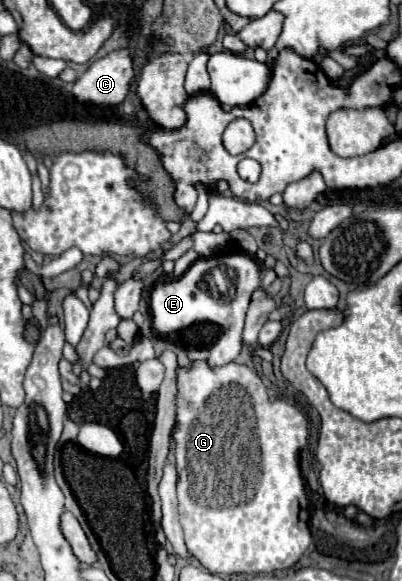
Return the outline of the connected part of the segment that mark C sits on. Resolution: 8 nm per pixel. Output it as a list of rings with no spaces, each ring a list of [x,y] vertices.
[[[117,50],[91,64],[75,82],[71,96],[95,106],[117,106],[129,92],[133,80],[131,52]]]

